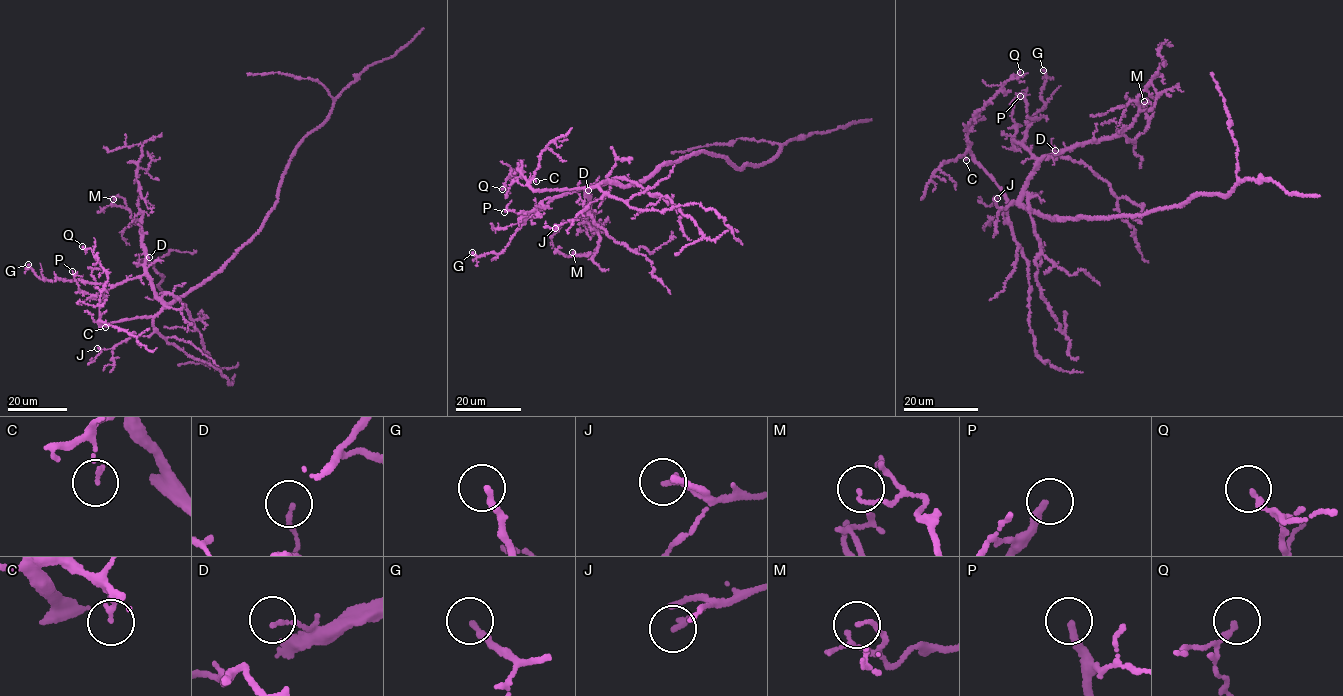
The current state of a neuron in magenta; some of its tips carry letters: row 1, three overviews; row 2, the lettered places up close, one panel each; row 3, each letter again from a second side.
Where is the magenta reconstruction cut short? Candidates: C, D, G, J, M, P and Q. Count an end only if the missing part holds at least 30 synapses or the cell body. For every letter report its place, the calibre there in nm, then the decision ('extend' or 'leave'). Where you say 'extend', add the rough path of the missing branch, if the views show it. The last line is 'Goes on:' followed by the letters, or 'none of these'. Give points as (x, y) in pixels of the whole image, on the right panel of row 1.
C: place (966, 160); calibre 120 nm; leave
D: place (1055, 150); calibre 120 nm; leave
G: place (1043, 70); calibre 190 nm; leave
J: place (997, 198); calibre 180 nm; leave
M: place (1144, 101); calibre 80 nm; leave
P: place (1020, 96); calibre 240 nm; extend; course (1020, 96), (1042, 75), (1102, 60), (1113, 67), (1124, 60), (1121, 58)
Q: place (1020, 72); calibre 130 nm; leave
Goes on: P

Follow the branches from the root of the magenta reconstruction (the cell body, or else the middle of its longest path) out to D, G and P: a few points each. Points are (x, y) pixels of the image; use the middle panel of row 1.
D: (678, 161), (658, 167), (637, 183), (622, 186), (608, 181), (587, 189), (586, 195), (589, 196), (588, 190)
G: (678, 161), (637, 183), (608, 181), (554, 197), (524, 221), (499, 253), (472, 252)
P: (678, 161), (658, 167), (637, 183), (622, 186), (608, 181), (545, 199), (524, 215), (513, 209), (504, 212)

